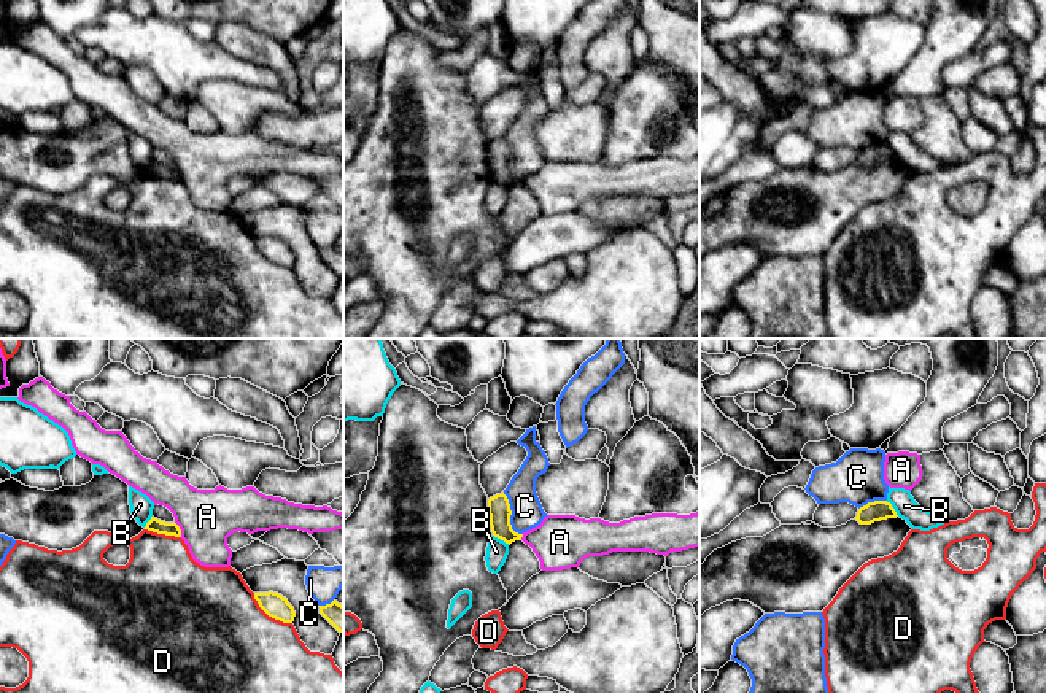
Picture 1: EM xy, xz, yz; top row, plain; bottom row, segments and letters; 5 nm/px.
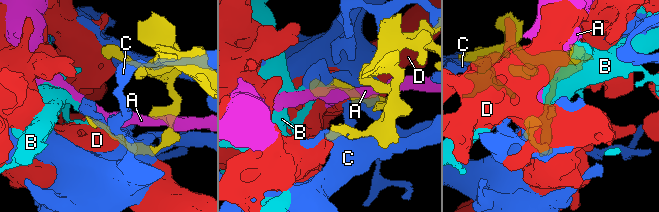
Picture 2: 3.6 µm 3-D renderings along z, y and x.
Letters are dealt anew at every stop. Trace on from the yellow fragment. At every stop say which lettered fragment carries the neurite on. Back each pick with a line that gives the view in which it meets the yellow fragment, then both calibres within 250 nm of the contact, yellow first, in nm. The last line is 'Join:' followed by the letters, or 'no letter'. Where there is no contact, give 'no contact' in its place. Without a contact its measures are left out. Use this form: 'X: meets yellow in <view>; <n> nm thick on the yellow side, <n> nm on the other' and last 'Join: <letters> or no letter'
Join: no letter

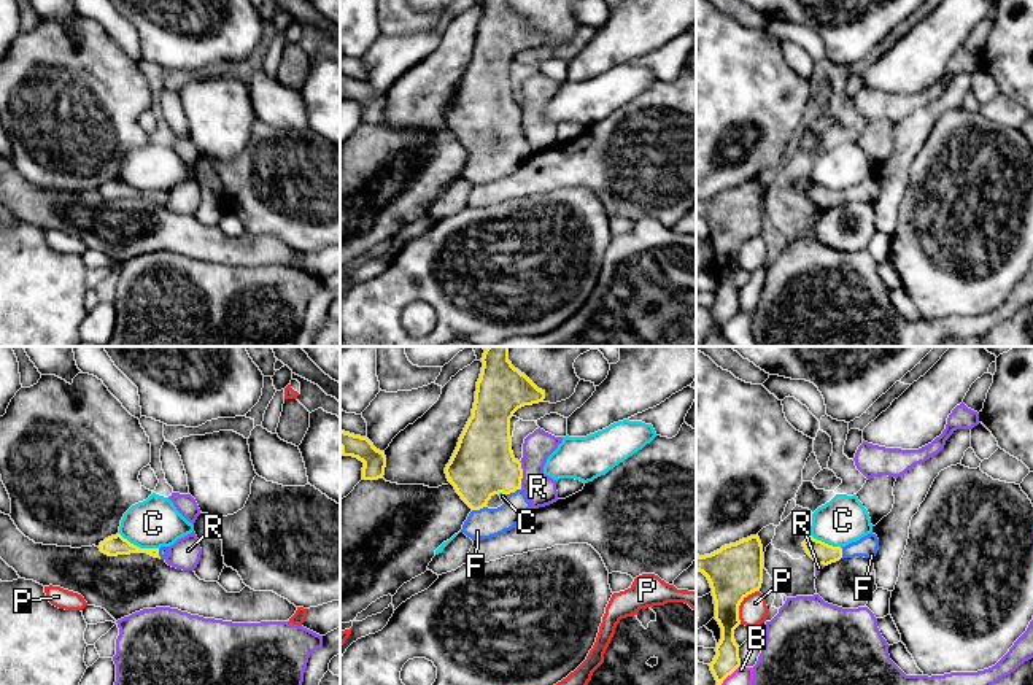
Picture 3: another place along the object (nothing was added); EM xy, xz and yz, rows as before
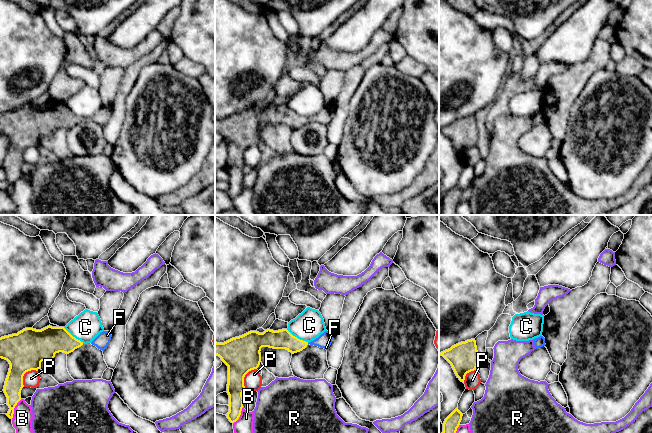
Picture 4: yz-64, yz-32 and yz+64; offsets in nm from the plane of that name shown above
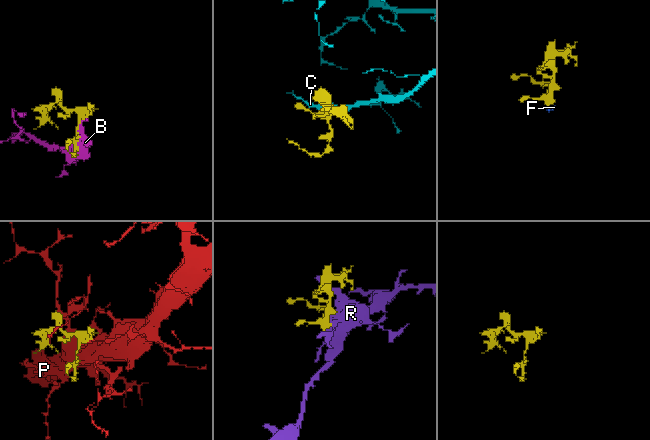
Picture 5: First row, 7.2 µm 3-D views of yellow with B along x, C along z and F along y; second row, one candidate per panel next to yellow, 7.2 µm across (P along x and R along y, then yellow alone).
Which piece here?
F: meets yellow in xz; 320 nm thick on the yellow side, 160 nm on the other
Join: F

